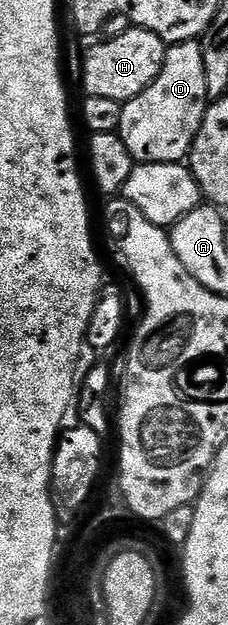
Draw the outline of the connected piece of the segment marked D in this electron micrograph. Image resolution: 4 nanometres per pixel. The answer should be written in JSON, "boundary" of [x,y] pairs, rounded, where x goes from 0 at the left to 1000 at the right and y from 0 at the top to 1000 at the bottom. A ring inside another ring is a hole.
{"boundary":[[[873,66],[759,67],[737,74],[728,96],[711,102],[711,115],[605,154],[588,154],[535,168],[535,192],[522,218],[535,230],[601,259],[781,259],[803,261],[842,245],[842,232],[868,218],[868,205],[886,205],[895,181],[912,178],[921,158],[904,141],[904,102],[886,96],[886,77]]]}

